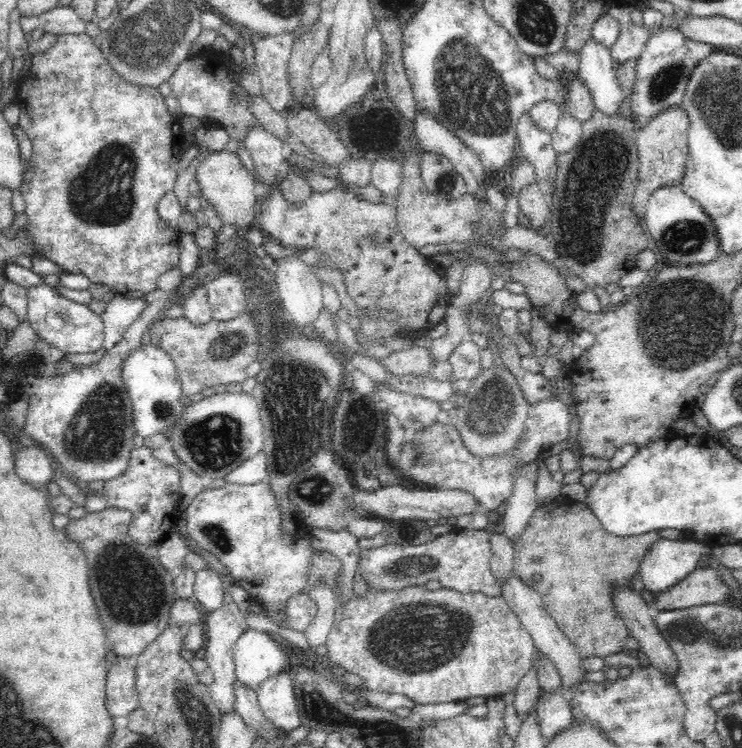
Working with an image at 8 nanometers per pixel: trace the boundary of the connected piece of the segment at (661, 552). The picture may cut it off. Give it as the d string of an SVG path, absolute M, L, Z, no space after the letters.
M685 537L682 541L660 538L648 548L639 566L645 589L653 595L666 592L698 566L703 554L712 554L712 547L694 538Z

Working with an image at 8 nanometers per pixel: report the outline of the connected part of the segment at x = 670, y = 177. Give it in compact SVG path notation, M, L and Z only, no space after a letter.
M680 105L660 111L642 128L637 129L636 142L639 152L639 179L633 198L633 211L638 218L644 220L650 195L658 188L678 187L683 181L689 159L689 118L686 109Z

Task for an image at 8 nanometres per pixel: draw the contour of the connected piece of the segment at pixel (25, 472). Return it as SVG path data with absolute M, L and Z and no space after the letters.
M38 446L25 447L14 456L16 473L31 485L48 483L52 478L52 461Z

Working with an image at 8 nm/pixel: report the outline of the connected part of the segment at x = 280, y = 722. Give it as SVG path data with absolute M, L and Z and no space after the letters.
M292 669L282 670L263 680L255 691L262 715L268 718L274 727L289 732L301 726Z

